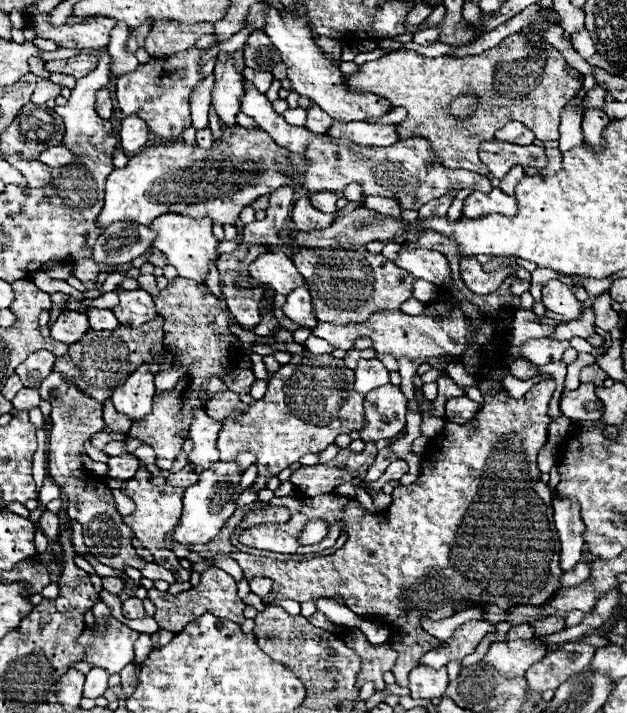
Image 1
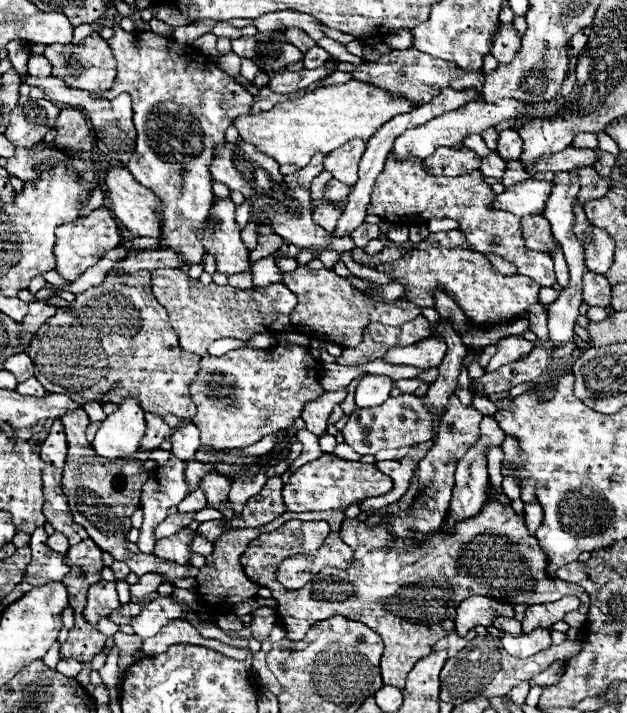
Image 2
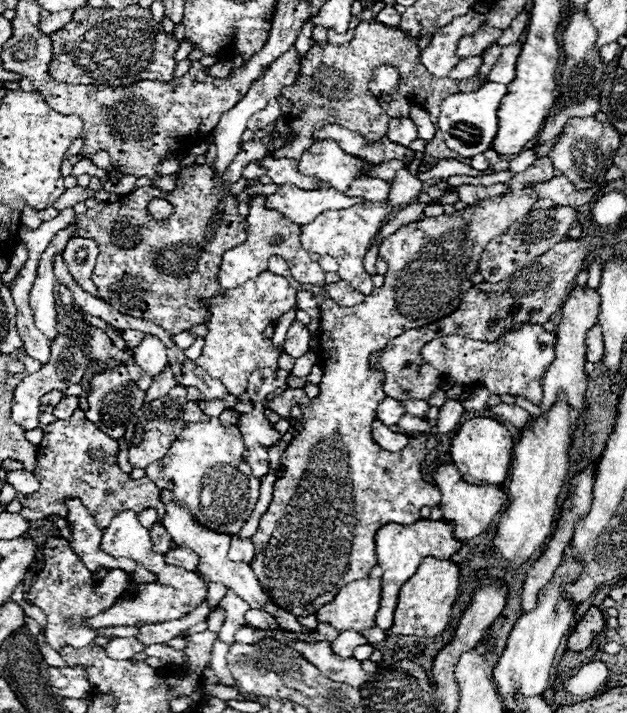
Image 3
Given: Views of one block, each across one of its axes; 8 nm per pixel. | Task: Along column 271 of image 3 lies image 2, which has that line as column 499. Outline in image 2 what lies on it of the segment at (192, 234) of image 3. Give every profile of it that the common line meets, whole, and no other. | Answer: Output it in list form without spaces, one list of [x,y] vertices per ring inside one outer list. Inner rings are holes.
[[[504,130],[500,132],[498,140],[498,154],[504,160],[518,160],[522,154],[522,138],[514,130]]]

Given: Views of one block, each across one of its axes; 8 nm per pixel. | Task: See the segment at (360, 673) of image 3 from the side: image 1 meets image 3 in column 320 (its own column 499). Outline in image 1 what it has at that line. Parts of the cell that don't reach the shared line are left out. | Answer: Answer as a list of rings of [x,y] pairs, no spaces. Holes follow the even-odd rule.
[[[506,640],[506,642],[494,642],[484,656],[482,664],[492,666],[498,670],[504,678],[518,678],[526,676],[526,670],[544,658],[548,654],[548,648],[534,640]]]

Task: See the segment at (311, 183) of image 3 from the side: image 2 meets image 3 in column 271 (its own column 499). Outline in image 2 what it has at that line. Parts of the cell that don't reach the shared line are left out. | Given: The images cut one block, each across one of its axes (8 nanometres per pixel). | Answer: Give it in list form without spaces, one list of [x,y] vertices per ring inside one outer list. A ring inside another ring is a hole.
[[[492,152],[492,154],[488,154],[488,156],[482,158],[480,170],[488,178],[502,178],[502,174],[506,170],[506,160],[502,160],[496,152]]]

